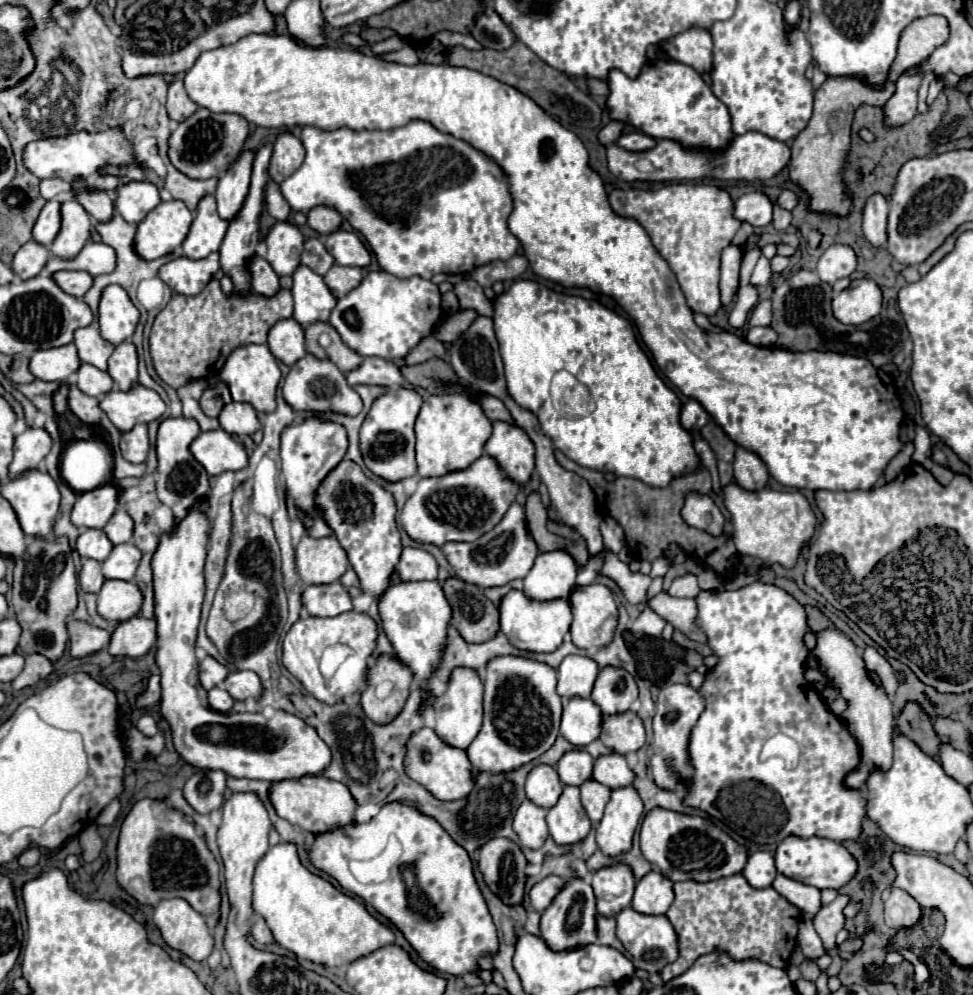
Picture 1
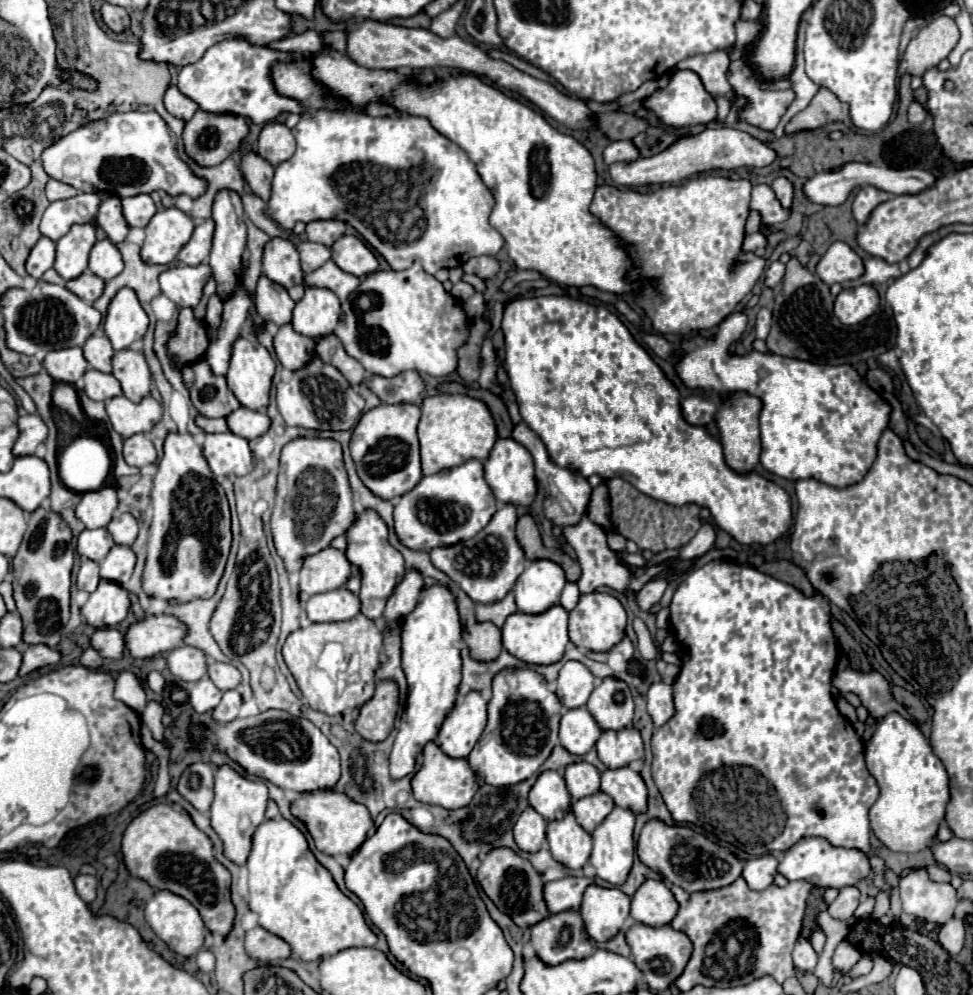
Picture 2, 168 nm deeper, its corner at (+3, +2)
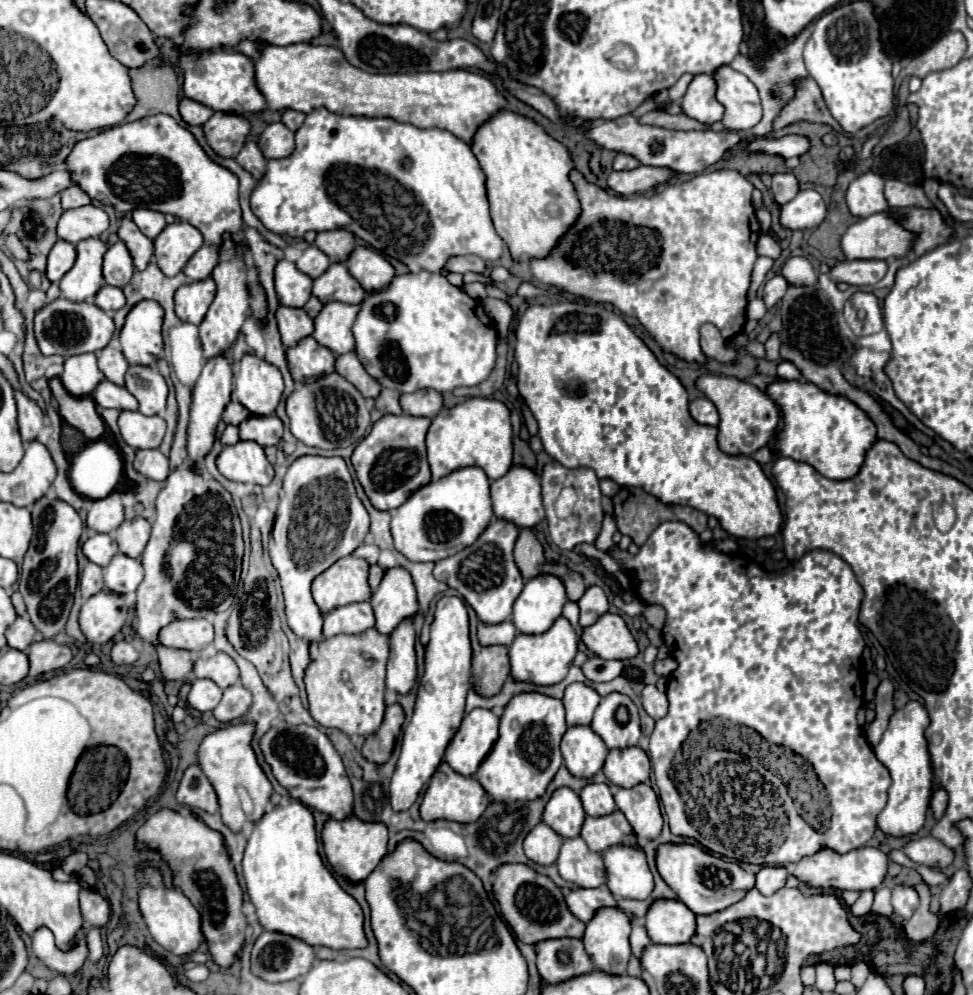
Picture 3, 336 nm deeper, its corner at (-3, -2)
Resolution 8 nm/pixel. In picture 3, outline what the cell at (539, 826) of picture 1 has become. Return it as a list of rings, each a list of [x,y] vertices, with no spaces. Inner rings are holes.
[[[544,822],[536,824],[536,828],[532,828],[526,838],[524,838],[524,852],[528,856],[528,860],[536,862],[536,864],[554,864],[558,858],[558,850],[560,850],[562,838]]]

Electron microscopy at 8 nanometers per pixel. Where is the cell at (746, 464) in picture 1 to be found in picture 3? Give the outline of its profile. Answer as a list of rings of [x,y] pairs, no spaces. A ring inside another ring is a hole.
[[[702,376],[698,378],[696,386],[706,394],[706,398],[710,398],[716,404],[720,412],[718,444],[722,452],[730,456],[752,456],[756,450],[768,444],[772,432],[778,426],[778,412],[776,404],[762,390],[728,376]]]

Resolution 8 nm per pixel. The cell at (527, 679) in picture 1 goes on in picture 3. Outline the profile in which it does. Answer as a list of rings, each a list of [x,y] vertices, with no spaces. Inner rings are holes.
[[[520,692],[512,696],[500,716],[500,738],[474,774],[490,800],[512,802],[542,796],[562,764],[560,740],[564,732],[566,720],[562,700],[540,692]]]

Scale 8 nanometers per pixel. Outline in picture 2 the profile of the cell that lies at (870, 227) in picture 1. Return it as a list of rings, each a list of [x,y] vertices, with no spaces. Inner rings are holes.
[[[862,186],[862,188],[858,190],[854,202],[852,202],[854,220],[856,220],[858,224],[864,224],[864,222],[868,220],[870,212],[872,212],[878,204],[886,202],[888,198],[890,198],[888,192],[882,192],[882,190],[878,190],[878,188],[874,188],[874,186]]]

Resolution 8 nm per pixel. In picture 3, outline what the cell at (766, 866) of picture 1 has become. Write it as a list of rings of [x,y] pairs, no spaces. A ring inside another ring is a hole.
[[[762,866],[760,872],[756,874],[756,888],[764,894],[770,896],[784,888],[788,878],[788,870],[784,866]]]

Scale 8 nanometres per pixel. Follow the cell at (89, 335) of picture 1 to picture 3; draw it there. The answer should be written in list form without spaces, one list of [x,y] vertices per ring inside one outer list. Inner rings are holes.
[[[112,346],[102,348],[98,352],[98,368],[110,382],[124,386],[124,374],[128,370],[128,364],[124,354],[118,348],[112,348]]]

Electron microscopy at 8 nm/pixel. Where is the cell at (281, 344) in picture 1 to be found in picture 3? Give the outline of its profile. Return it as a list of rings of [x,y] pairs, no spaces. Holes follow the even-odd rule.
[[[306,336],[298,340],[296,346],[290,346],[286,350],[286,360],[294,382],[300,384],[312,382],[334,370],[334,354],[328,348],[316,344],[312,336]]]

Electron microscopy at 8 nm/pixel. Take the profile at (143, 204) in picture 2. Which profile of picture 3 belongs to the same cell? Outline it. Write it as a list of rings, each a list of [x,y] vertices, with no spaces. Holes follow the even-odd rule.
[[[136,208],[132,212],[132,220],[134,224],[140,228],[140,232],[148,238],[156,238],[164,226],[166,226],[166,220],[164,220],[164,214],[162,212],[156,212],[156,210],[148,210],[148,208]]]

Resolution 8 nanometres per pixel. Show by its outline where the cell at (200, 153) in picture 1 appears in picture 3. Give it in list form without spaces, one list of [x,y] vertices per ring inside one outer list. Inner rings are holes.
[[[214,112],[202,128],[210,148],[222,158],[236,158],[250,134],[250,122],[244,116],[226,112]]]

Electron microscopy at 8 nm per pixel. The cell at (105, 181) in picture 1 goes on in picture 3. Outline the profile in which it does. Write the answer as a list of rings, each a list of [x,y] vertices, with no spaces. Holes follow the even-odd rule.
[[[94,204],[66,210],[58,220],[58,236],[66,242],[80,242],[86,238],[96,238],[108,228],[108,214]]]

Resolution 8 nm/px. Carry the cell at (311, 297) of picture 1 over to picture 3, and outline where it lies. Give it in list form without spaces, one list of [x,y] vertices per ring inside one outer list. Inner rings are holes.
[[[328,302],[314,318],[312,338],[330,348],[334,354],[344,354],[354,350],[352,326],[356,322],[358,306],[350,306],[344,302]]]

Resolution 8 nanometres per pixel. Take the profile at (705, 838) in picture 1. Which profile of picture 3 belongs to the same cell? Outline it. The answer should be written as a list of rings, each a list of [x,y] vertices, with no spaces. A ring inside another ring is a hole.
[[[660,844],[656,848],[656,866],[662,880],[678,894],[678,898],[694,912],[694,914],[708,914],[718,912],[740,898],[754,886],[754,876],[740,868],[738,862],[728,862],[720,856],[714,856],[694,844]]]

